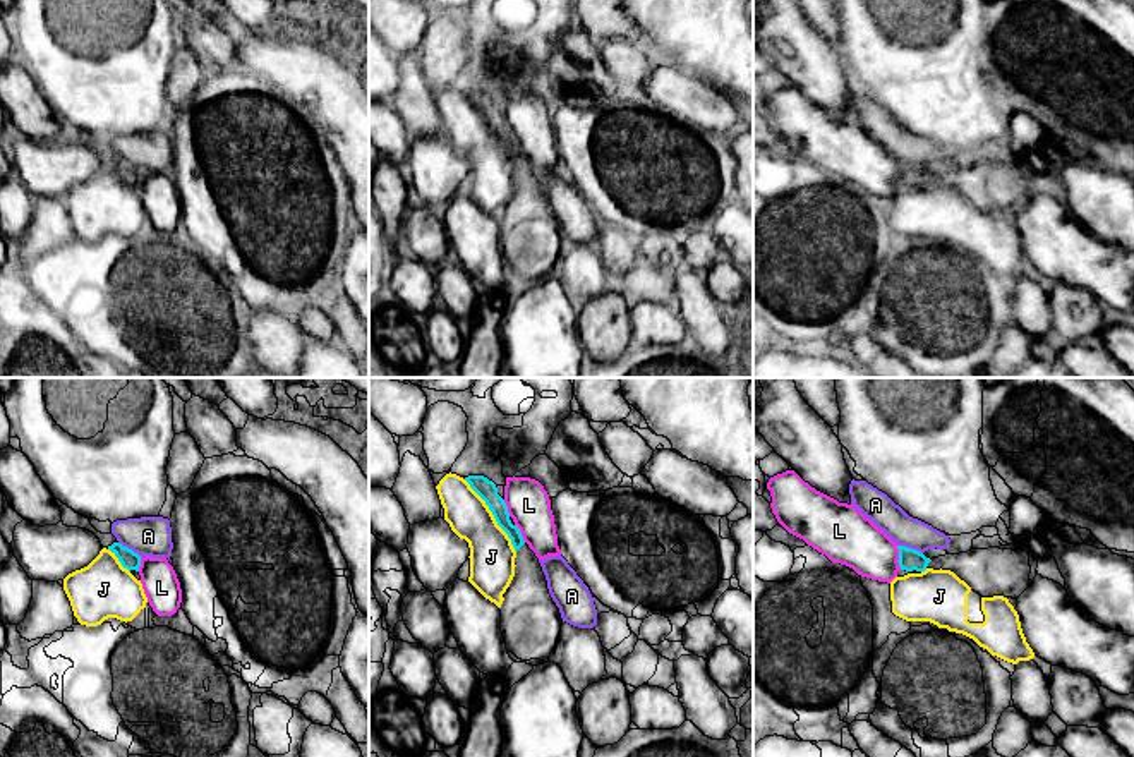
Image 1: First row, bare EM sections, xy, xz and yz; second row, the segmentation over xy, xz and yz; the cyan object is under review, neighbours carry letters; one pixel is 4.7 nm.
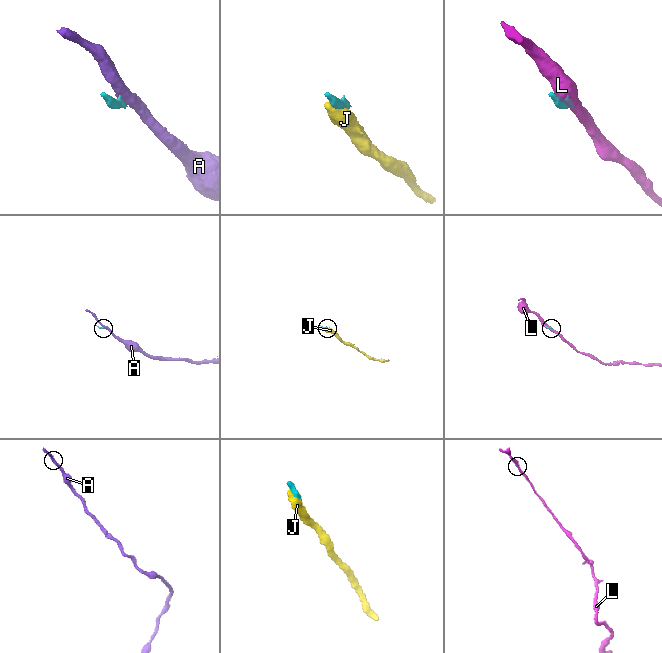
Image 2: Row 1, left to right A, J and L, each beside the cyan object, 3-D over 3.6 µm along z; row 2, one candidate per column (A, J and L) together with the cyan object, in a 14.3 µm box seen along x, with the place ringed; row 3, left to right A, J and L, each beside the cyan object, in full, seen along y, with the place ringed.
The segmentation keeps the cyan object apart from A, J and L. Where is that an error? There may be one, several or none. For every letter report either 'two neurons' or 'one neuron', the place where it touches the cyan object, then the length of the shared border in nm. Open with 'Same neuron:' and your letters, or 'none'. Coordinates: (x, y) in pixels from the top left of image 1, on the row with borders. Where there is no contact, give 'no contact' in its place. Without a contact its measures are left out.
Same neuron: none
A: two neurons; contact yz (910, 548); length 120 nm
J: two neurons; contact xz (493, 514); length 420 nm
L: two neurons; contact yz (899, 557); length 120 nm

